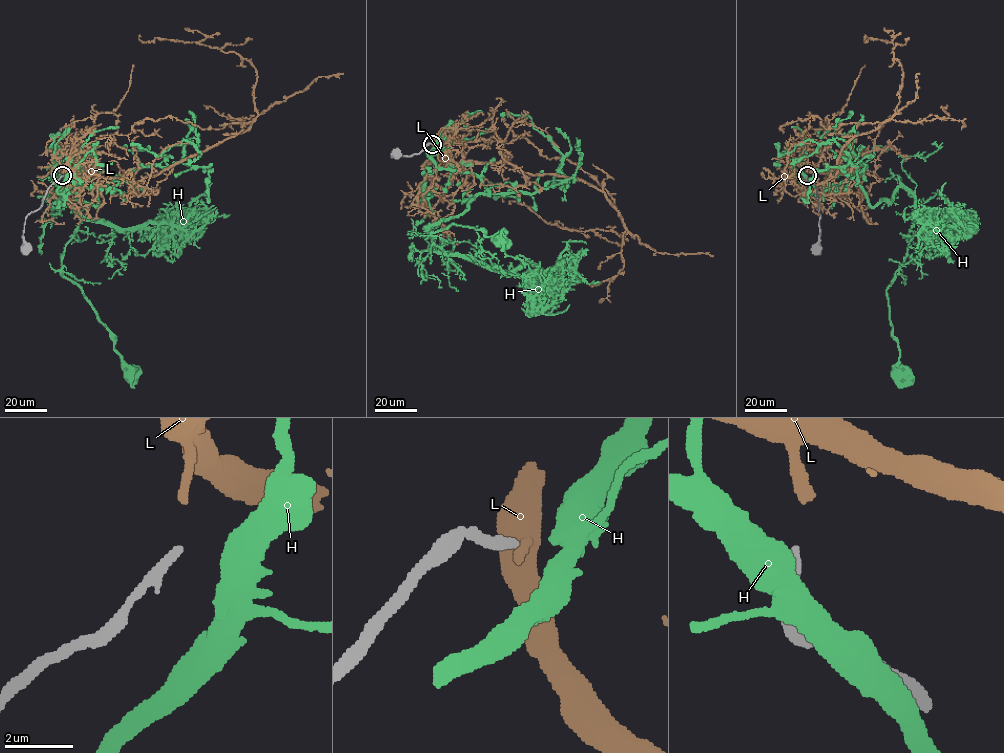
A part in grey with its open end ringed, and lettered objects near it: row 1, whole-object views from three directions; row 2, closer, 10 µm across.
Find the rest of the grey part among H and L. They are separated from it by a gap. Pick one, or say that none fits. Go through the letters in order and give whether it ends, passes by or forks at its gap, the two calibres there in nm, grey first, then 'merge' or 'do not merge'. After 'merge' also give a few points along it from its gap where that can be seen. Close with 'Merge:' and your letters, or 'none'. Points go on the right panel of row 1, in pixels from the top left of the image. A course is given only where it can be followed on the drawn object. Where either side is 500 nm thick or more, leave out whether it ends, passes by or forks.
H: 280 nm thick on the grey side, 700 nm on the other; do not merge
L: it ends there; 280 nm thick on the grey side, 320 nm on the other; do not merge
Merge: none

